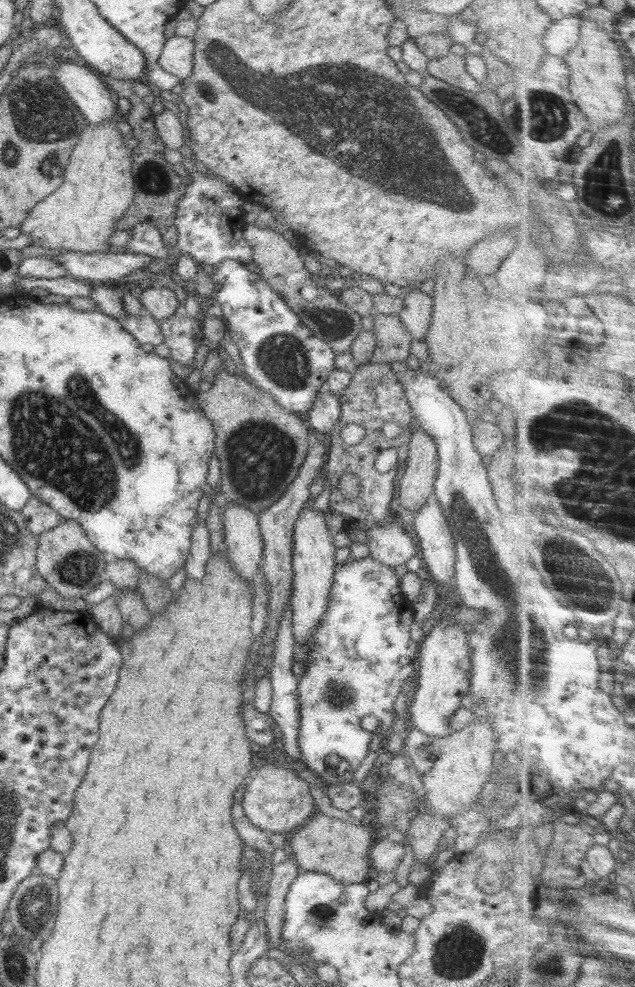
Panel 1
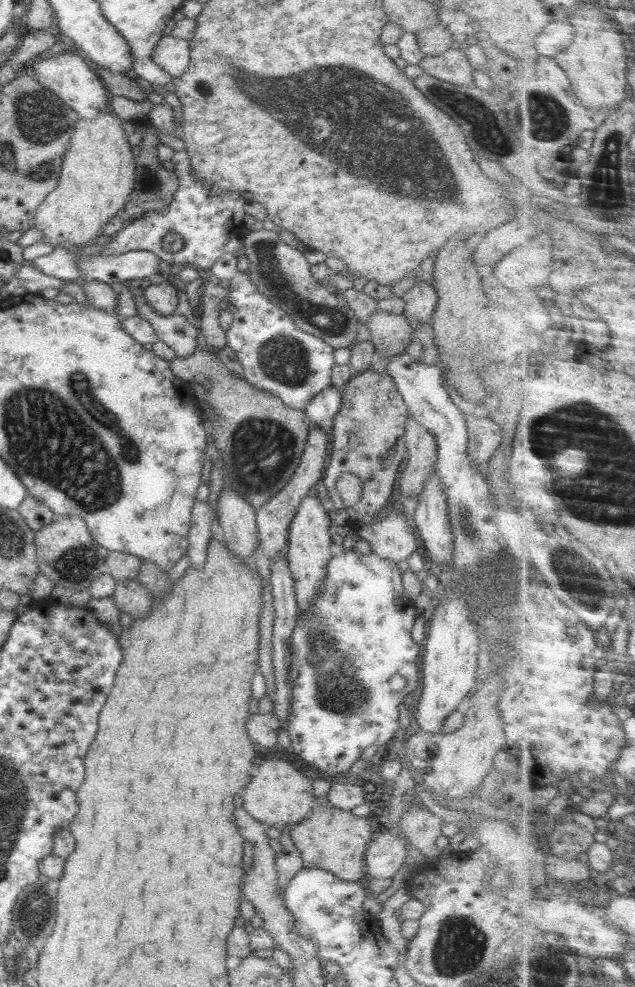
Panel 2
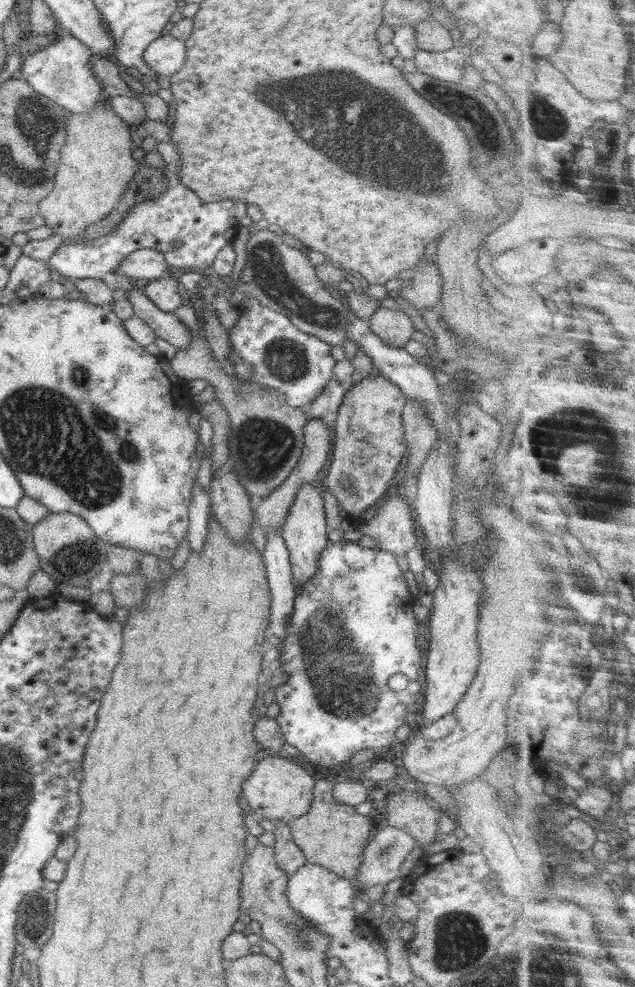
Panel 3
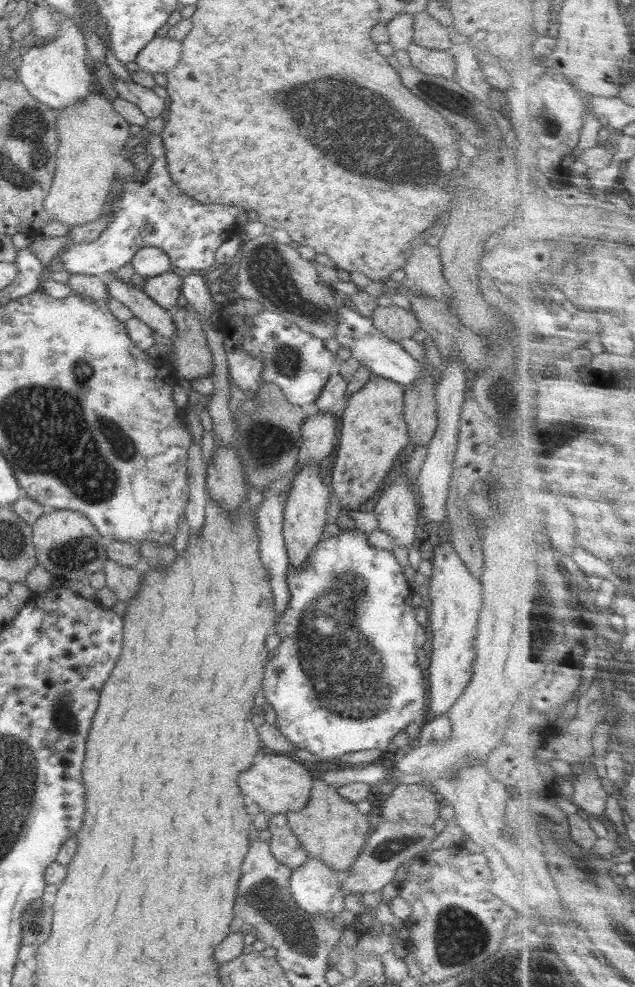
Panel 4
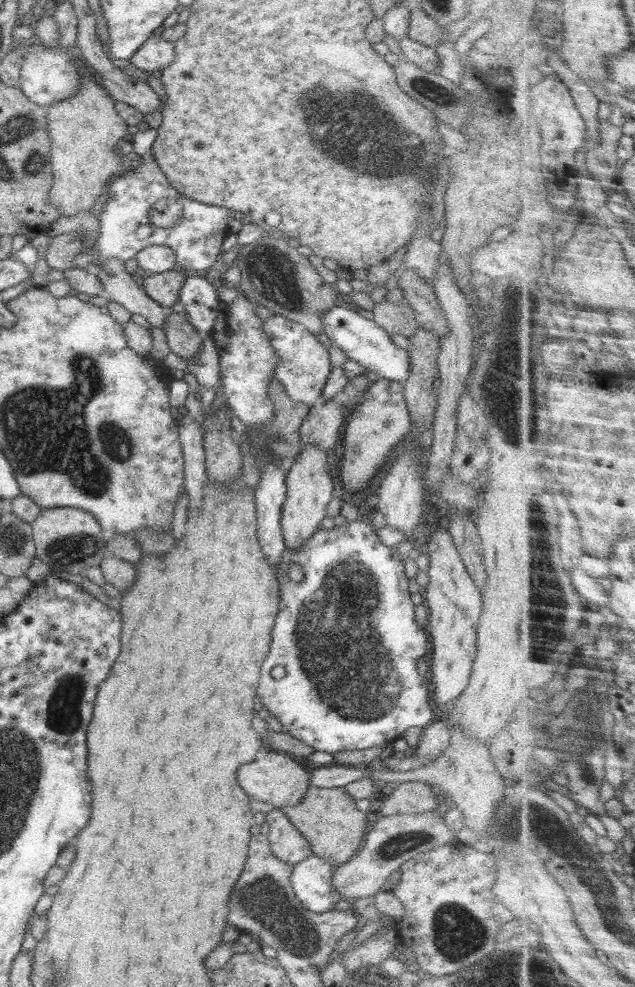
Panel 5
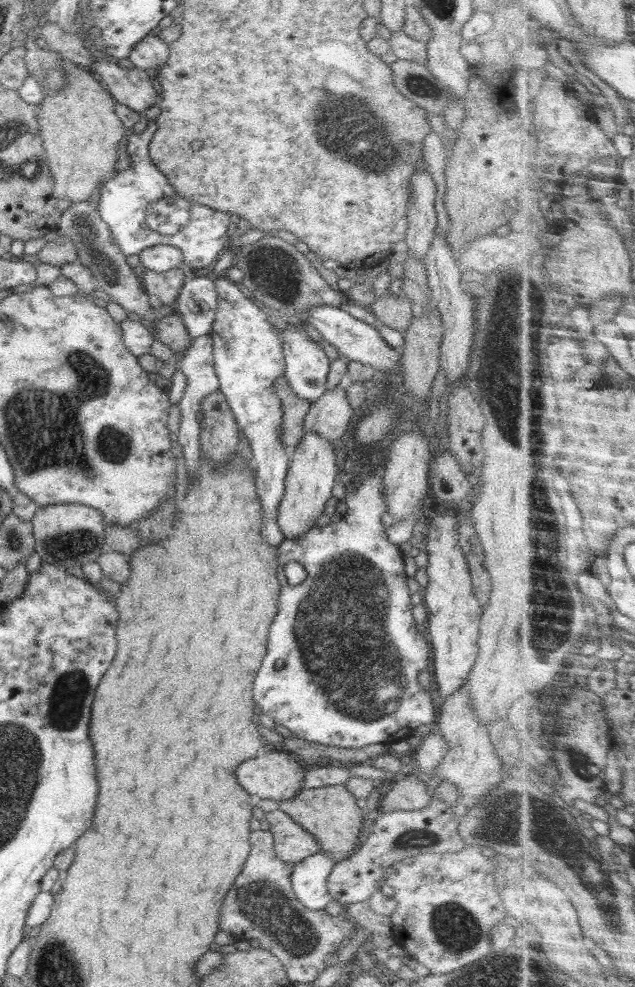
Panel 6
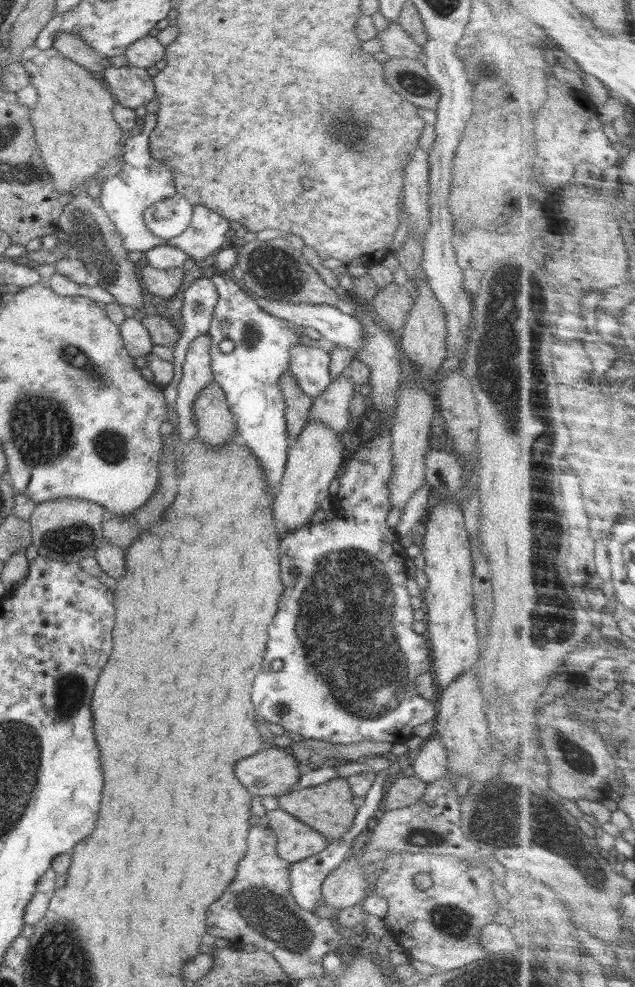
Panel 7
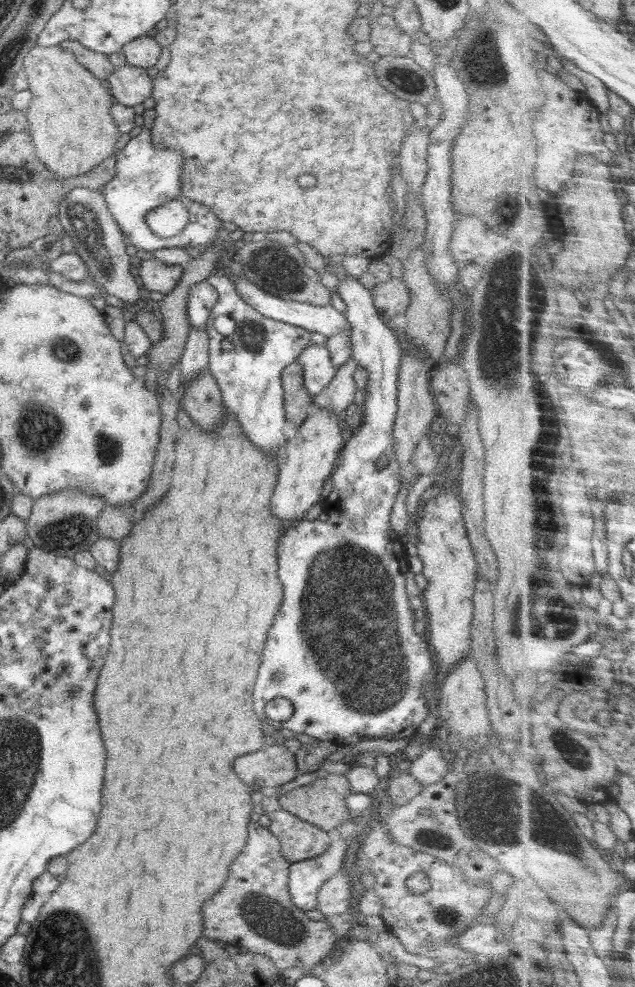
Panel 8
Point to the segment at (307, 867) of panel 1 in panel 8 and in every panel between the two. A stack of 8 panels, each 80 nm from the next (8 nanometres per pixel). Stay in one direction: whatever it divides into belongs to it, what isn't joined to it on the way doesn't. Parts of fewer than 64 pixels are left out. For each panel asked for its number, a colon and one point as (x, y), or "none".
2: (334, 840)
3: (331, 834)
4: (330, 828)
5: (328, 818)
6: (329, 813)
7: (327, 807)
8: (321, 802)

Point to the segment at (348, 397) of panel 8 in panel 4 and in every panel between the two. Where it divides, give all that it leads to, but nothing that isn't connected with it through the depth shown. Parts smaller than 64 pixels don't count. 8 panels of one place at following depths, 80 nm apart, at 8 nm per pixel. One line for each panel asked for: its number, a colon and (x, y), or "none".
4: (318, 432)
5: (321, 426)
6: (331, 415)
7: (331, 407)

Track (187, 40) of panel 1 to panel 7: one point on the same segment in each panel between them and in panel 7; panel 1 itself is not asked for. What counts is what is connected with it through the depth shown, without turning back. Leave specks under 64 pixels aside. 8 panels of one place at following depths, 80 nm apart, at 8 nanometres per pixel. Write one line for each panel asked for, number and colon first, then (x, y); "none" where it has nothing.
2: (171, 54)
3: (166, 55)
4: (161, 54)
5: (155, 54)
6: (151, 51)
7: (144, 53)

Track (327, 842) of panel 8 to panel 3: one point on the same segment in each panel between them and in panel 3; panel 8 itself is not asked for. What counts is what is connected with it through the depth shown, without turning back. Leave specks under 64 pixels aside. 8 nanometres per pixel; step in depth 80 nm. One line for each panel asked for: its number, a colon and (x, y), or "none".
3: (288, 856)
4: (286, 848)
5: (287, 843)
6: (292, 843)
7: (296, 841)

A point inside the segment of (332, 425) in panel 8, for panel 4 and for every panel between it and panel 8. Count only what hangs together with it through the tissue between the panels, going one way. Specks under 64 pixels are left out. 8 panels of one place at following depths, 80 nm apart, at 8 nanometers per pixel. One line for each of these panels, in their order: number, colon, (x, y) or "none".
4: (304, 516)
5: (309, 486)
6: (311, 474)
7: (315, 457)

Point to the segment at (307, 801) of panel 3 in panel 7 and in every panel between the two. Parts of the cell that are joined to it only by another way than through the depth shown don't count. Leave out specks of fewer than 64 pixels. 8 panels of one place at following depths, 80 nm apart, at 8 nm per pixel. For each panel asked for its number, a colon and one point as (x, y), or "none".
4: (279, 784)
5: (275, 778)
6: (276, 775)
7: (273, 771)

